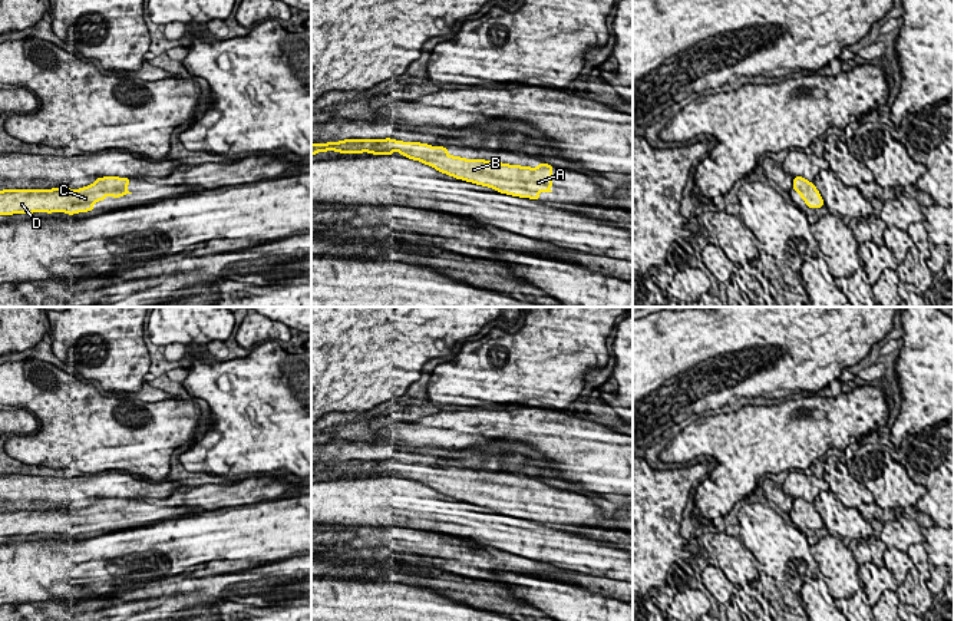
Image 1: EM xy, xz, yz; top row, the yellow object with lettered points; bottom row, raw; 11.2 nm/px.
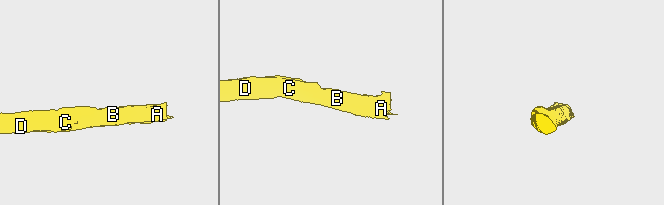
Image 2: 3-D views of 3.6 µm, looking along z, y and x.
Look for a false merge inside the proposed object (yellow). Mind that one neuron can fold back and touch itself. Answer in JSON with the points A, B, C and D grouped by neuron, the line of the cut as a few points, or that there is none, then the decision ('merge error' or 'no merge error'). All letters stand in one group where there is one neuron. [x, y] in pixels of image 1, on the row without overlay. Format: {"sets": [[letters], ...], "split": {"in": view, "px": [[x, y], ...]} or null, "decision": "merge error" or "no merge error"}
{"sets": [["A", "B", "C", "D"]], "split": null, "decision": "no merge error"}

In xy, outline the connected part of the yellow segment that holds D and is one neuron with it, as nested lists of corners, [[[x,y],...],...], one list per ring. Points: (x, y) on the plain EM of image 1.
[[[103,498],[92,506],[80,511],[4,511],[0,512],[0,536],[32,535],[32,534],[77,534],[93,532],[93,525],[103,522],[108,516],[119,519],[129,513],[129,499]]]

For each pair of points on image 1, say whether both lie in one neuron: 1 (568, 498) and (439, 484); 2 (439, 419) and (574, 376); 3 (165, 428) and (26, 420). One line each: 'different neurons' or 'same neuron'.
1: same neuron
2: different neurons
3: different neurons

